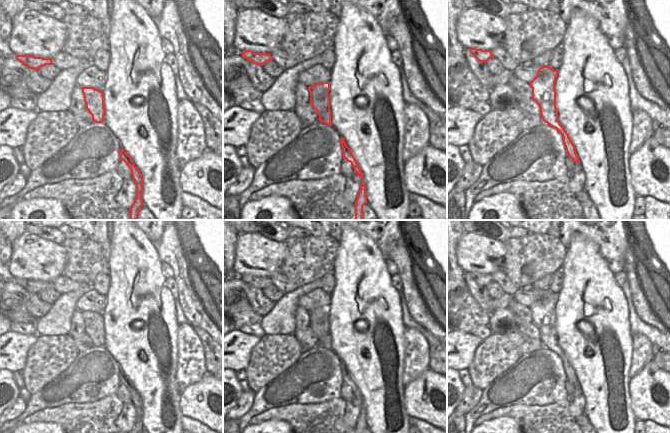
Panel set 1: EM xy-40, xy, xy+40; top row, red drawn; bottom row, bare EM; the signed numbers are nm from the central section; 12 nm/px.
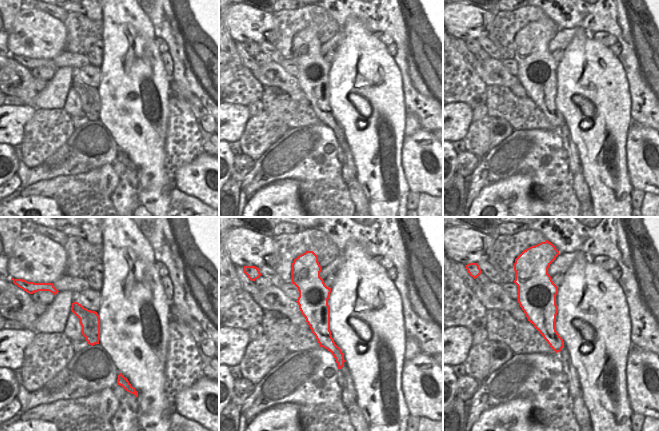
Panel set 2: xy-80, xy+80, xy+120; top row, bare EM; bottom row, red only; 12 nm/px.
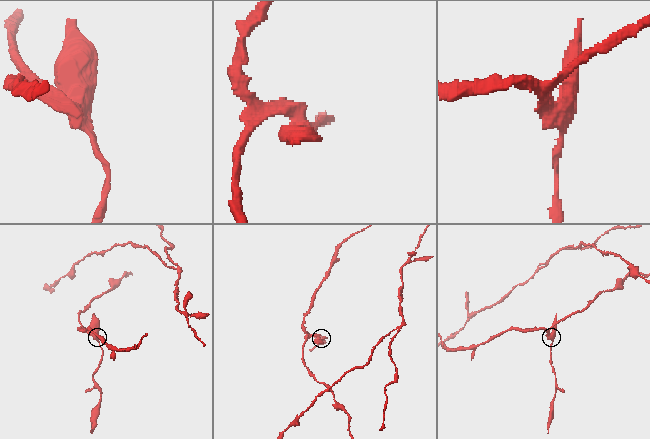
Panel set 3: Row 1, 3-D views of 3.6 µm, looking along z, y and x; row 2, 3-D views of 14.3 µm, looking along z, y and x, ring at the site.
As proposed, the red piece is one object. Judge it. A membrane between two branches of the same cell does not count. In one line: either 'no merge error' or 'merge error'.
merge error

